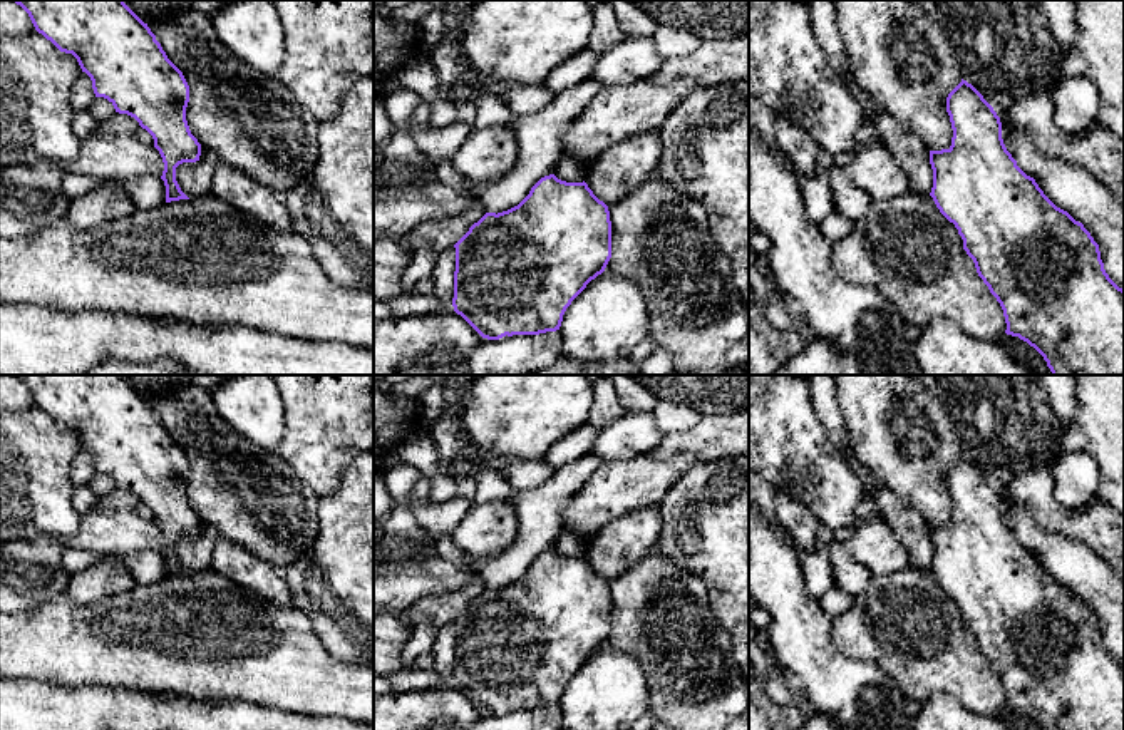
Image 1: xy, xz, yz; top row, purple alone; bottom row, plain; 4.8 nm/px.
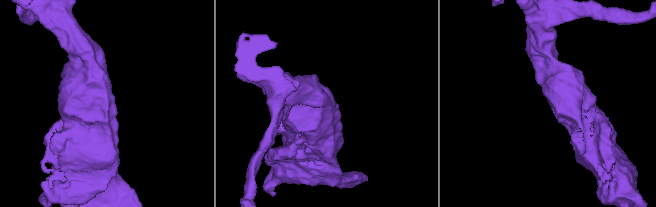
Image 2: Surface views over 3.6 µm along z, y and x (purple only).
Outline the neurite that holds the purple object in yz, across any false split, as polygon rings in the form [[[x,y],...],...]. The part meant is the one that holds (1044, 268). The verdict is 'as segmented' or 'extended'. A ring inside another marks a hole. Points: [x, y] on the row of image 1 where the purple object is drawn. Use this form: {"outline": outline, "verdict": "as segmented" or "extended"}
{"outline": [[[967,80],[946,97],[953,137],[951,146],[930,151],[933,198],[940,213],[955,224],[963,249],[973,260],[978,276],[1003,310],[1007,335],[1034,347],[1052,375],[1124,375],[1124,290],[1106,273],[1099,244],[1082,223],[1057,208],[1027,176],[1002,139],[1002,122],[993,107]]], "verdict": "as segmented"}

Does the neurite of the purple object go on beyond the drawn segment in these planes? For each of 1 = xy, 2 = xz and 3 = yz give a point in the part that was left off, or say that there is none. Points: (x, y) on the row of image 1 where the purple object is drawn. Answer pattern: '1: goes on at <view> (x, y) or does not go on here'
1: does not go on here
2: does not go on here
3: does not go on here

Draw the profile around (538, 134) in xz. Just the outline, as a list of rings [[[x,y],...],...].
[[[590,77],[559,94],[533,114],[514,114],[492,94],[476,99],[474,126],[508,124],[518,137],[518,161],[499,181],[476,186],[476,199],[486,213],[503,213],[518,206],[544,176],[554,174],[561,159],[561,137],[570,122],[601,90],[603,84]]]

